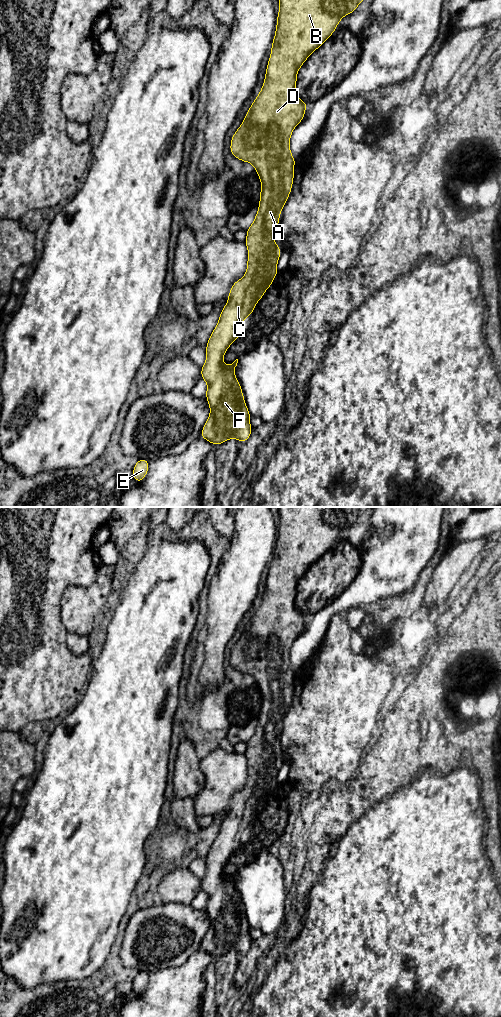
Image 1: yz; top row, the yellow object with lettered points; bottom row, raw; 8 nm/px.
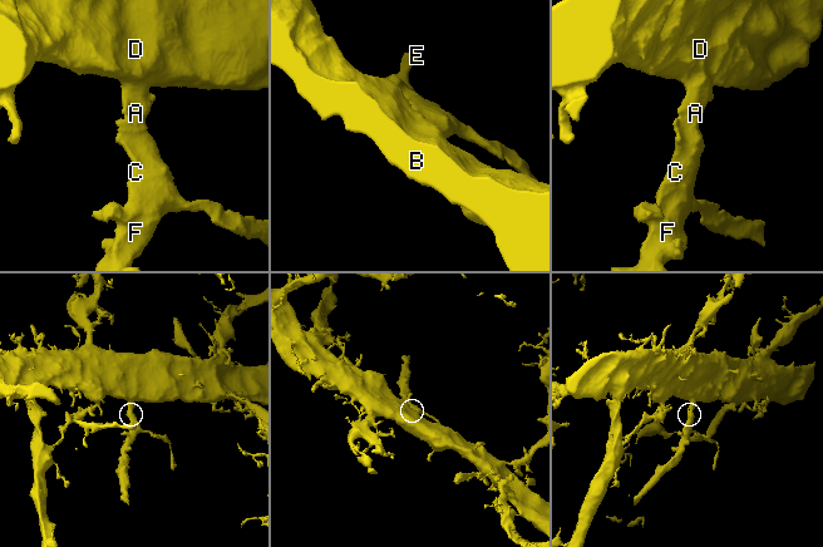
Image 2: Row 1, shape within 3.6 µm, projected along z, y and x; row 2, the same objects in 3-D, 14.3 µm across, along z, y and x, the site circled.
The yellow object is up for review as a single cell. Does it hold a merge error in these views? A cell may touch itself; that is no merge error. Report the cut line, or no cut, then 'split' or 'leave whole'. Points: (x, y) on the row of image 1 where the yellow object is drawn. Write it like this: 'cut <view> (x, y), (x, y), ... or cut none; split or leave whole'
cut none; leave whole

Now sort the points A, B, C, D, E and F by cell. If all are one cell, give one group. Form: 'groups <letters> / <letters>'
groups A B C D E F

